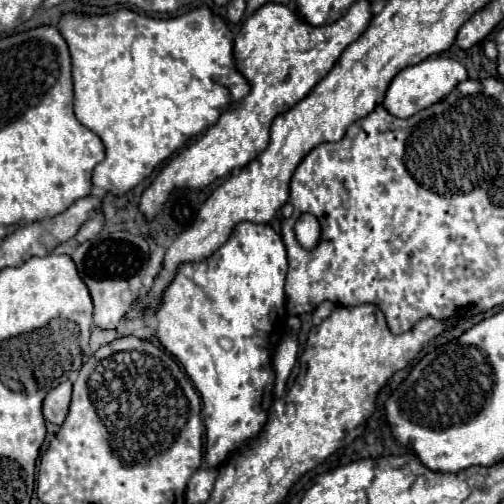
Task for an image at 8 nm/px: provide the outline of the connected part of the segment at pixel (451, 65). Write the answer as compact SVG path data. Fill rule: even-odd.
M429 57L417 65L411 65L411 67L405 67L403 71L399 71L395 75L395 79L391 81L387 93L385 93L385 101L383 101L383 107L399 117L399 119L407 119L415 113L419 113L421 109L429 107L429 105L435 105L437 101L441 101L443 97L447 97L461 81L467 79L467 71L465 67L455 61L455 59L447 59L447 57Z

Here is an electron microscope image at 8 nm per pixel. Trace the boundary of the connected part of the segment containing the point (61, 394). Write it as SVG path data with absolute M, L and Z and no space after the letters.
M65 381L51 389L43 401L43 415L55 425L63 425L71 405L71 381Z

